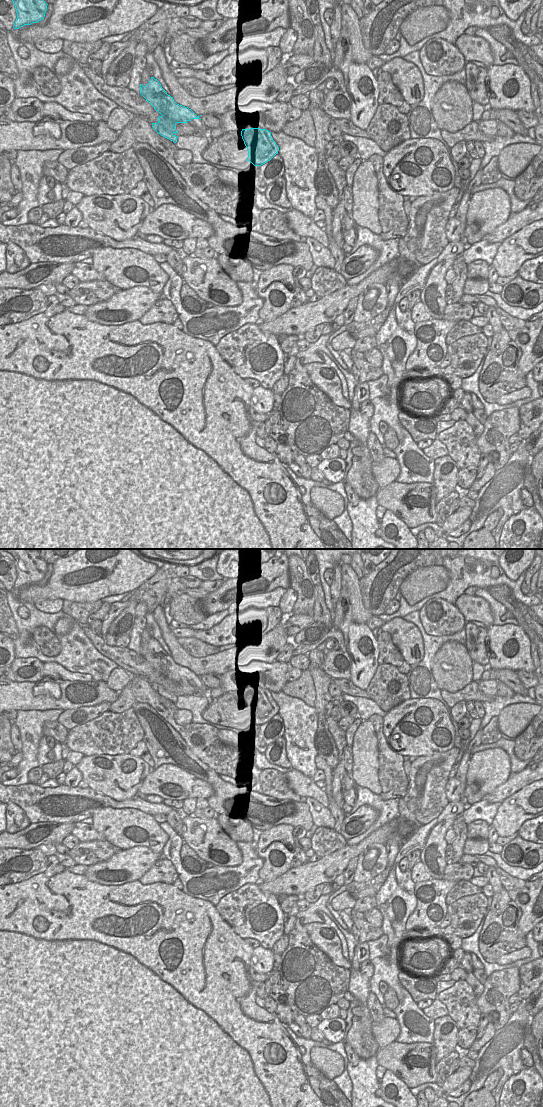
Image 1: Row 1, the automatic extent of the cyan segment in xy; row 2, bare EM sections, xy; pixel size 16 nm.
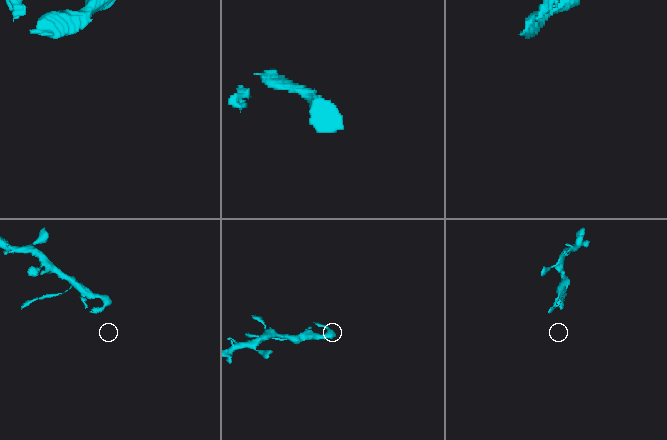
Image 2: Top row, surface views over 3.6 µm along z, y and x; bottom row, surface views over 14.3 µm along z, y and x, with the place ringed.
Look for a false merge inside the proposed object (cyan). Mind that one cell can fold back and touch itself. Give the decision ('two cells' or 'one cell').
one cell

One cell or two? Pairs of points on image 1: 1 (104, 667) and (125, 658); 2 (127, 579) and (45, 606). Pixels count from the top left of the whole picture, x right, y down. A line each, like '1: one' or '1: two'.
1: two
2: two

